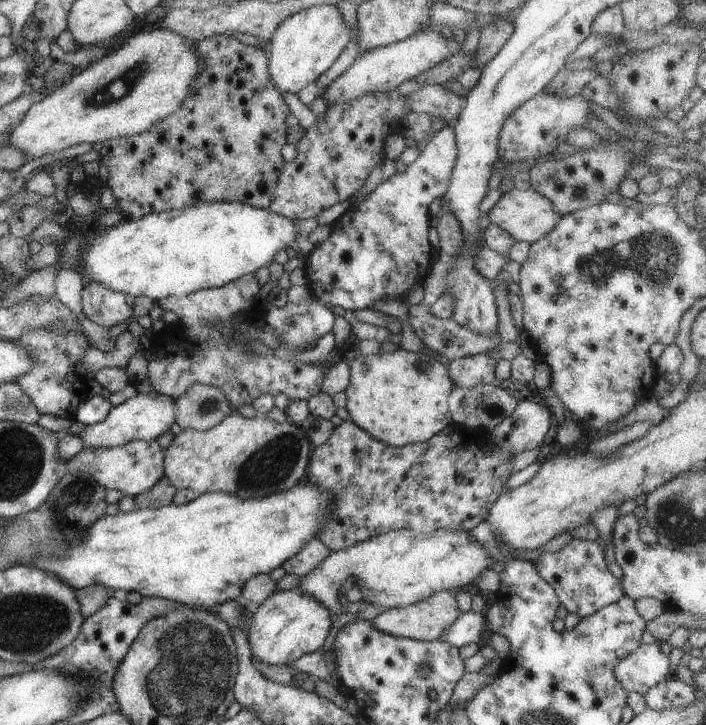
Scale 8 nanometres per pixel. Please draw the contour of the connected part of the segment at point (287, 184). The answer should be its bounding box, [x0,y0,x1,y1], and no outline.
[267,90,411,220]

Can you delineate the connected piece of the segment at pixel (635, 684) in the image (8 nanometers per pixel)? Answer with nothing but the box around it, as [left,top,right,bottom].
[613,642,672,695]

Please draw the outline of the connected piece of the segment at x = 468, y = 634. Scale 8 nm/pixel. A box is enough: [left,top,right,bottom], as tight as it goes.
[438,610,485,649]

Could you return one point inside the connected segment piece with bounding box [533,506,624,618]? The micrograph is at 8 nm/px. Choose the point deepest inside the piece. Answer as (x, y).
(578, 574)

